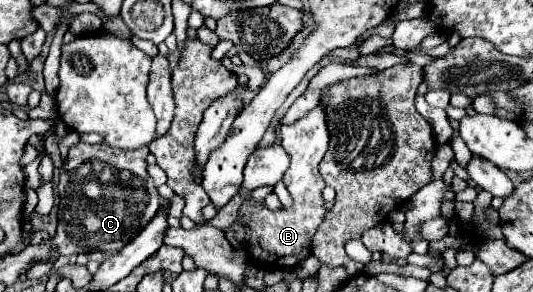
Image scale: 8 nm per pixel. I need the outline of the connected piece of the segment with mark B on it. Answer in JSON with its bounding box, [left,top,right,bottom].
[238,104,330,268]

